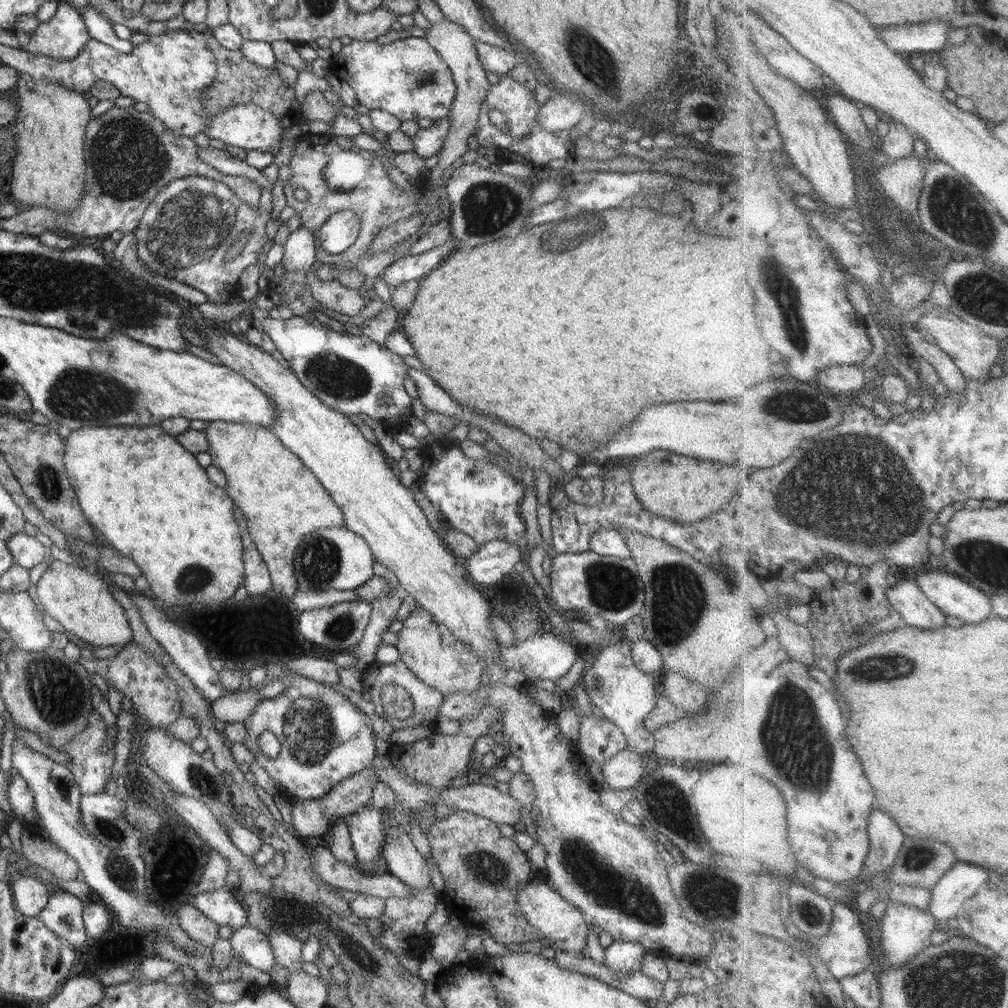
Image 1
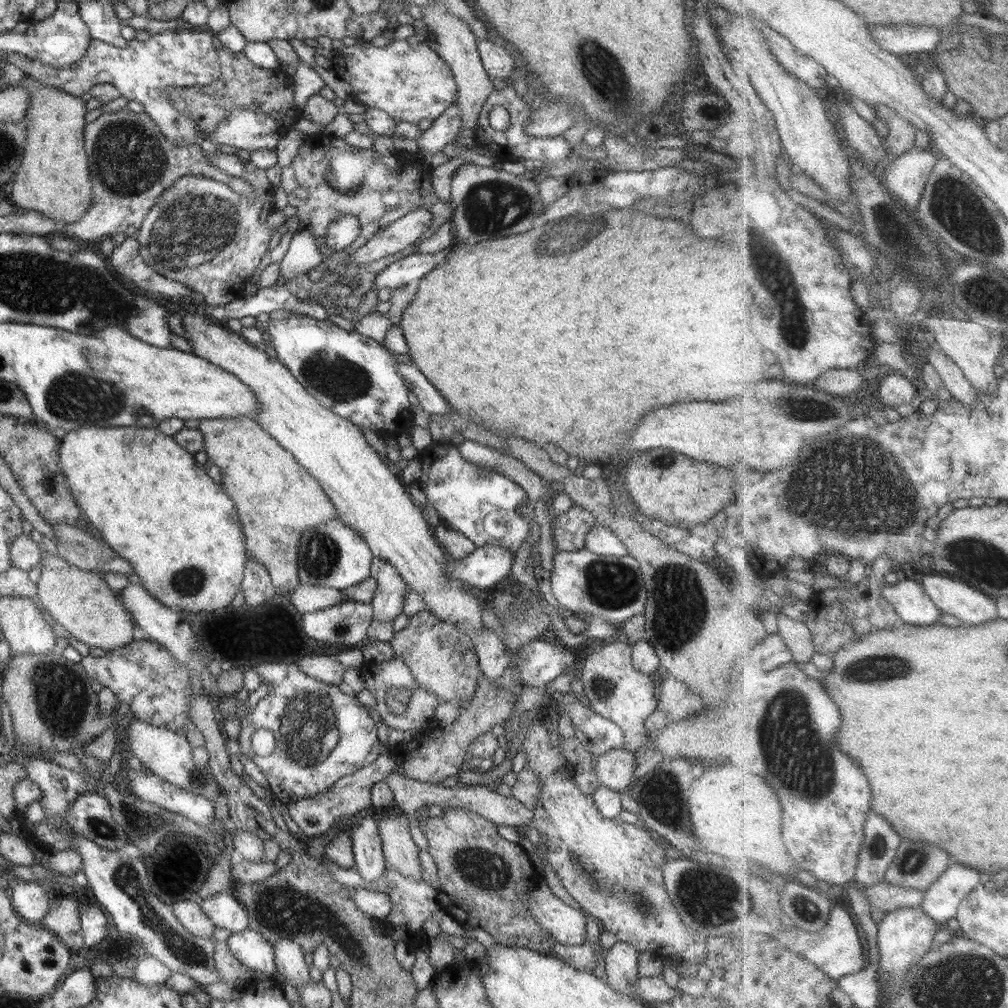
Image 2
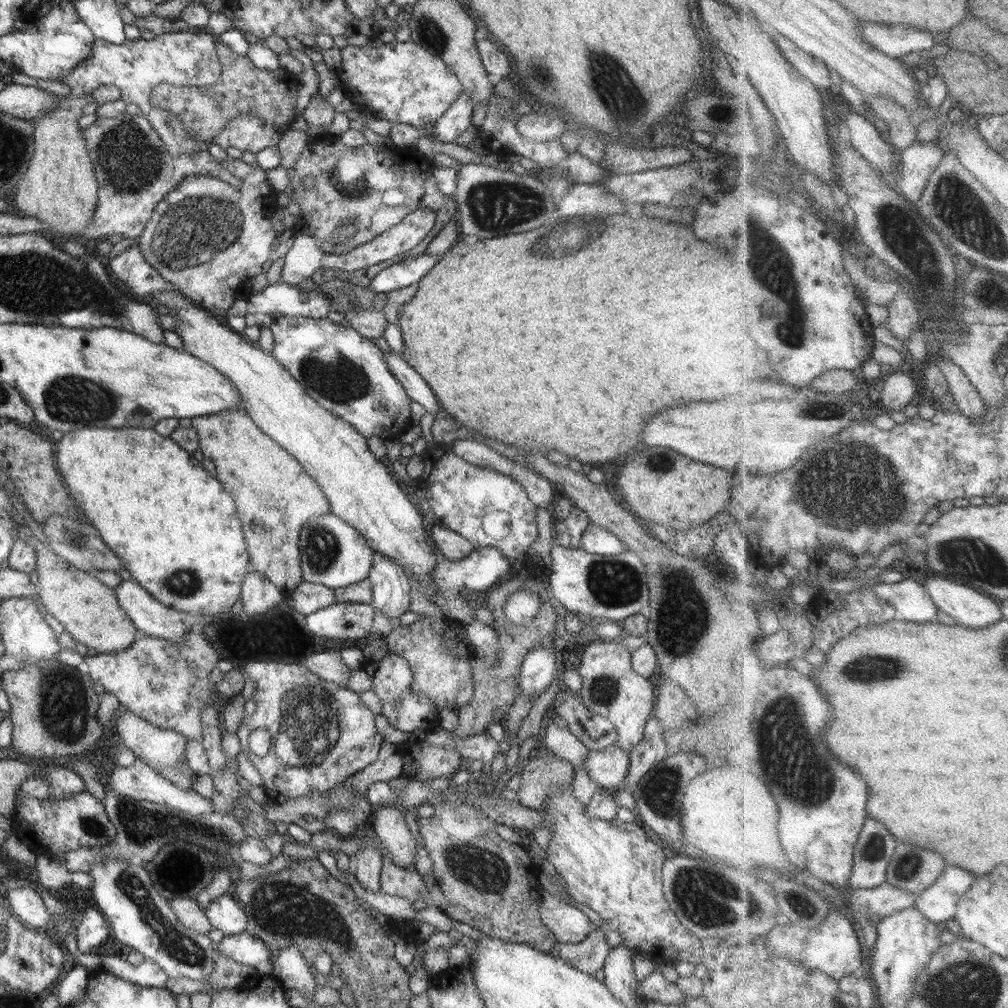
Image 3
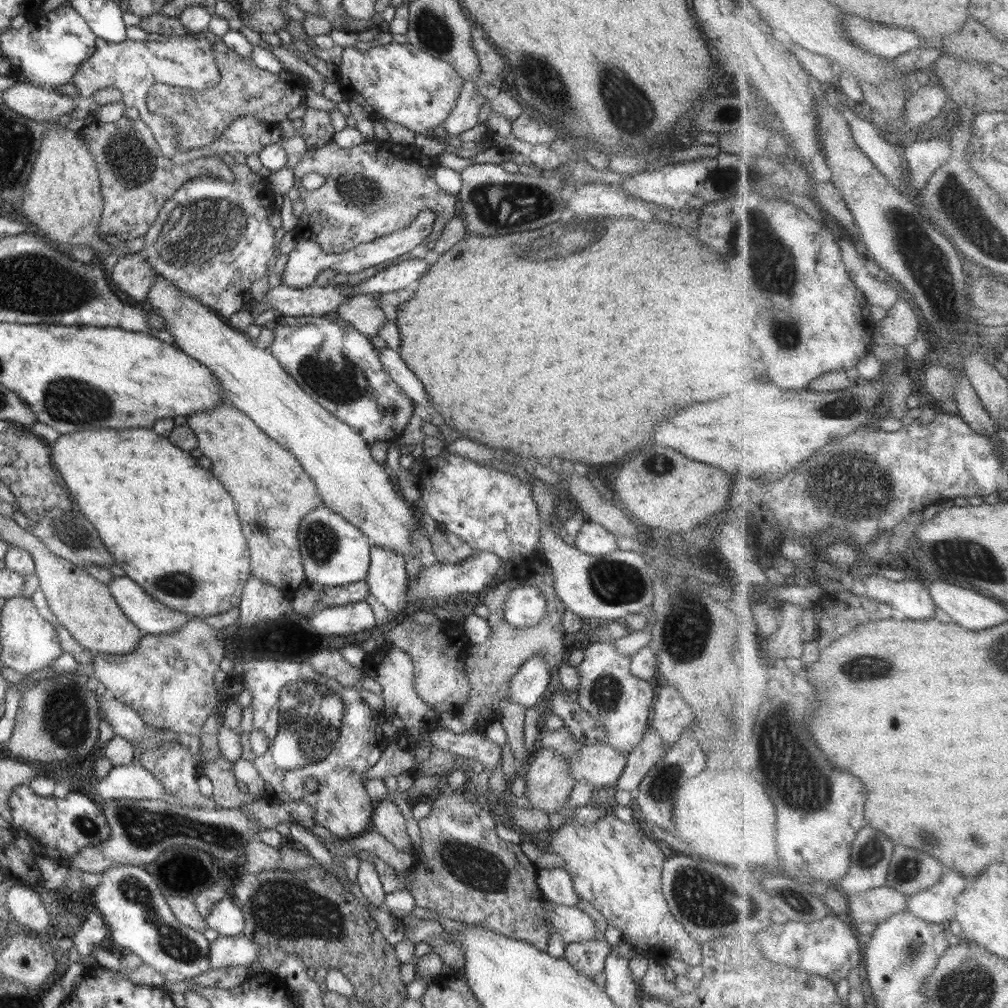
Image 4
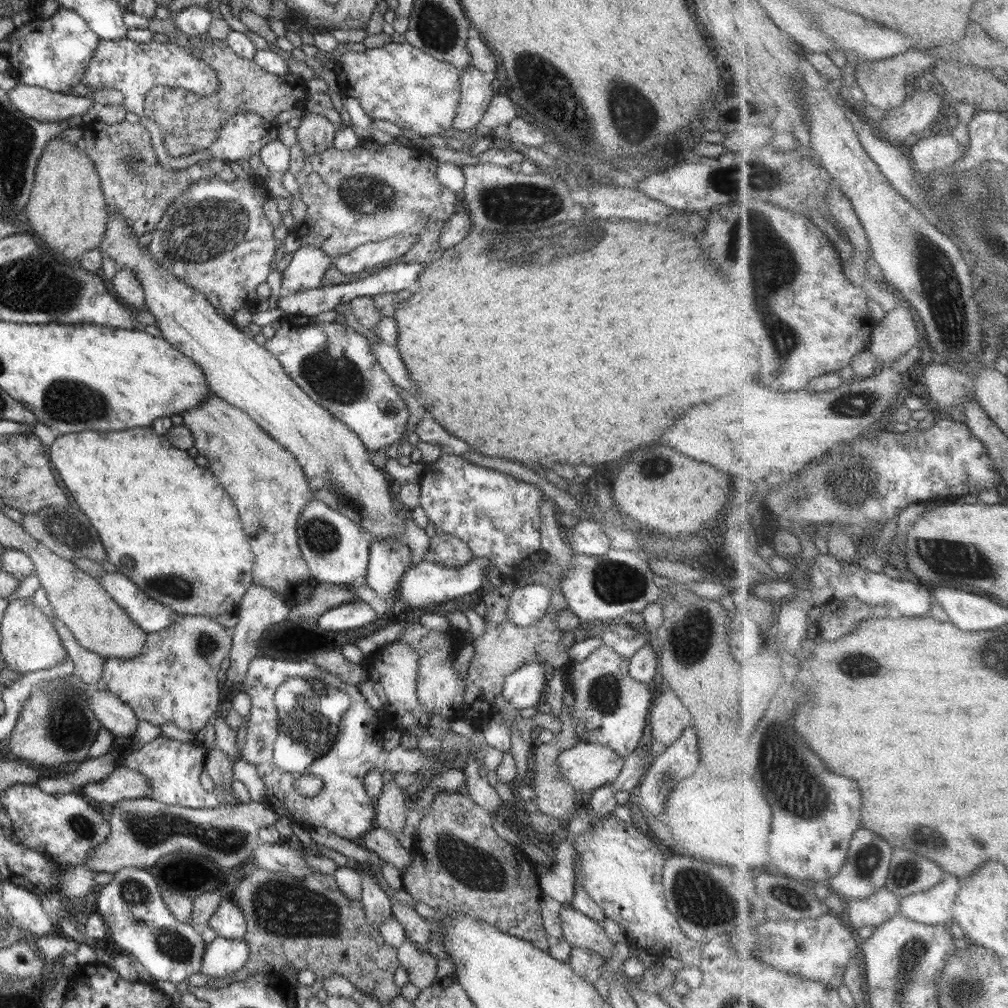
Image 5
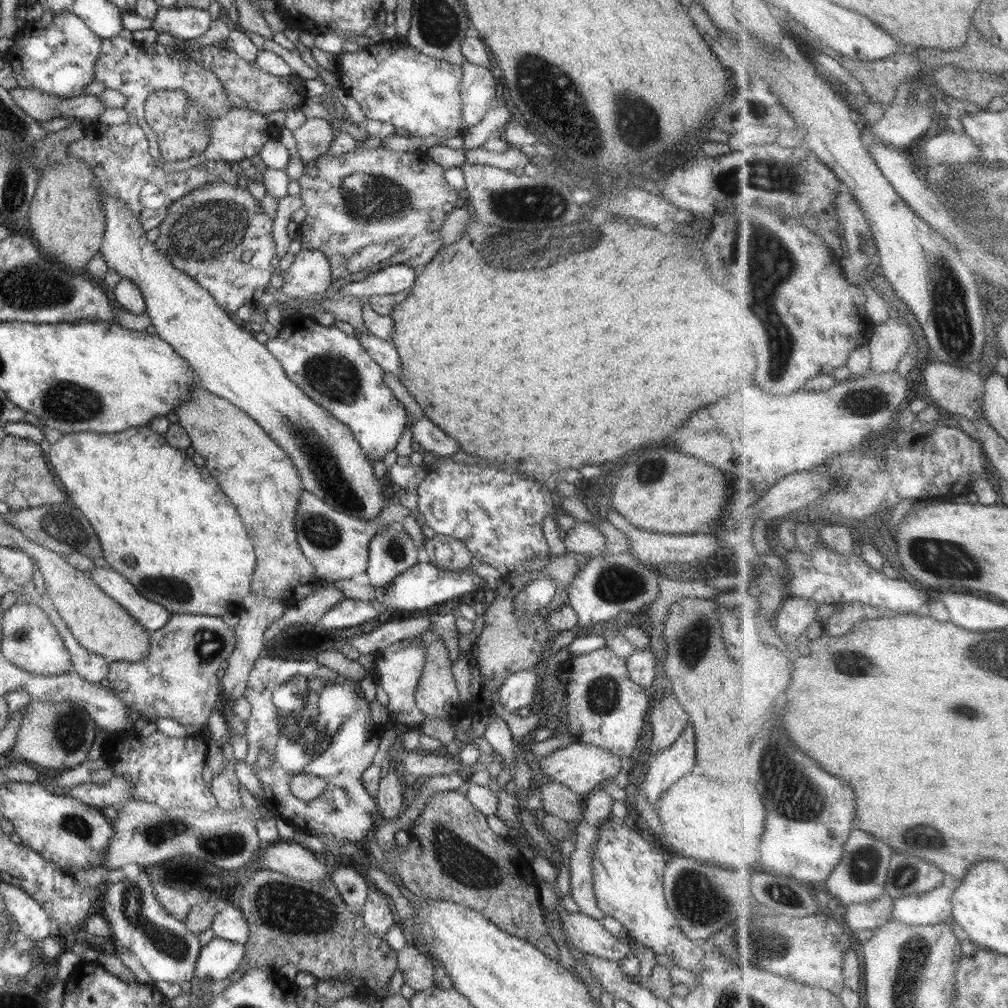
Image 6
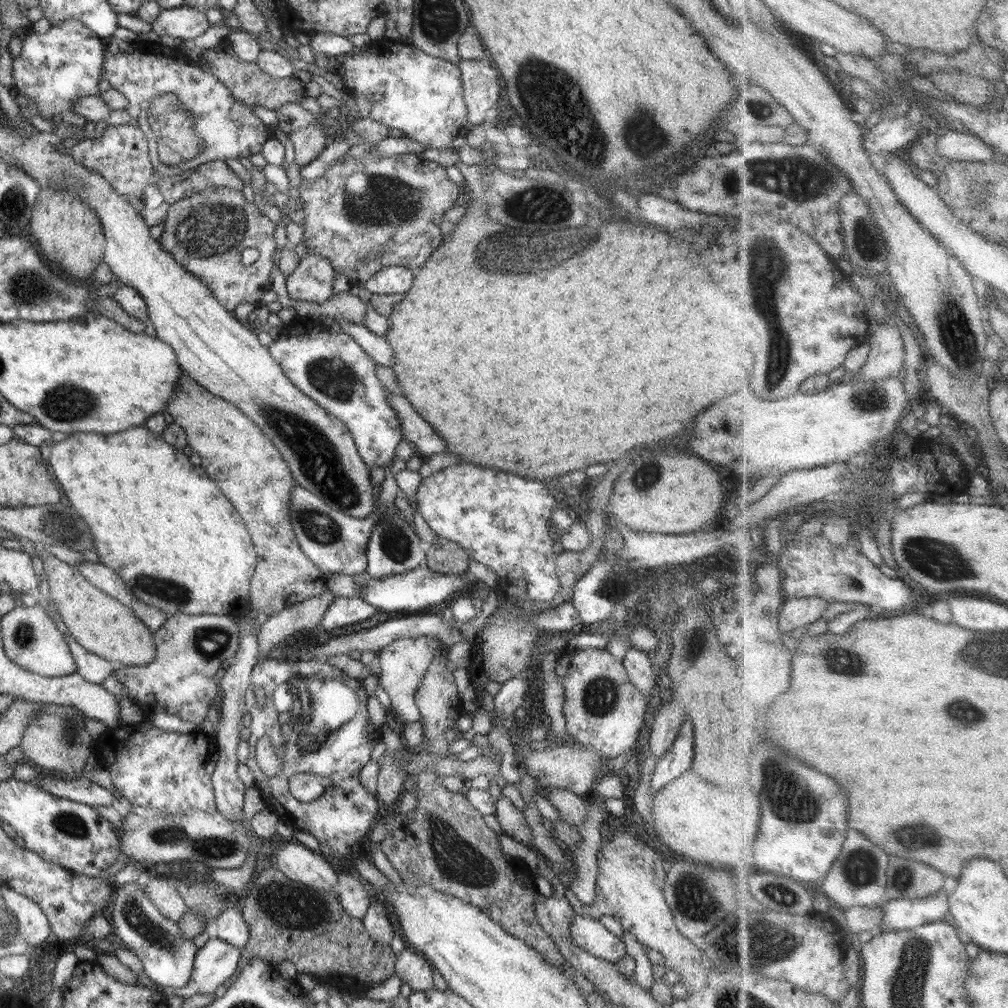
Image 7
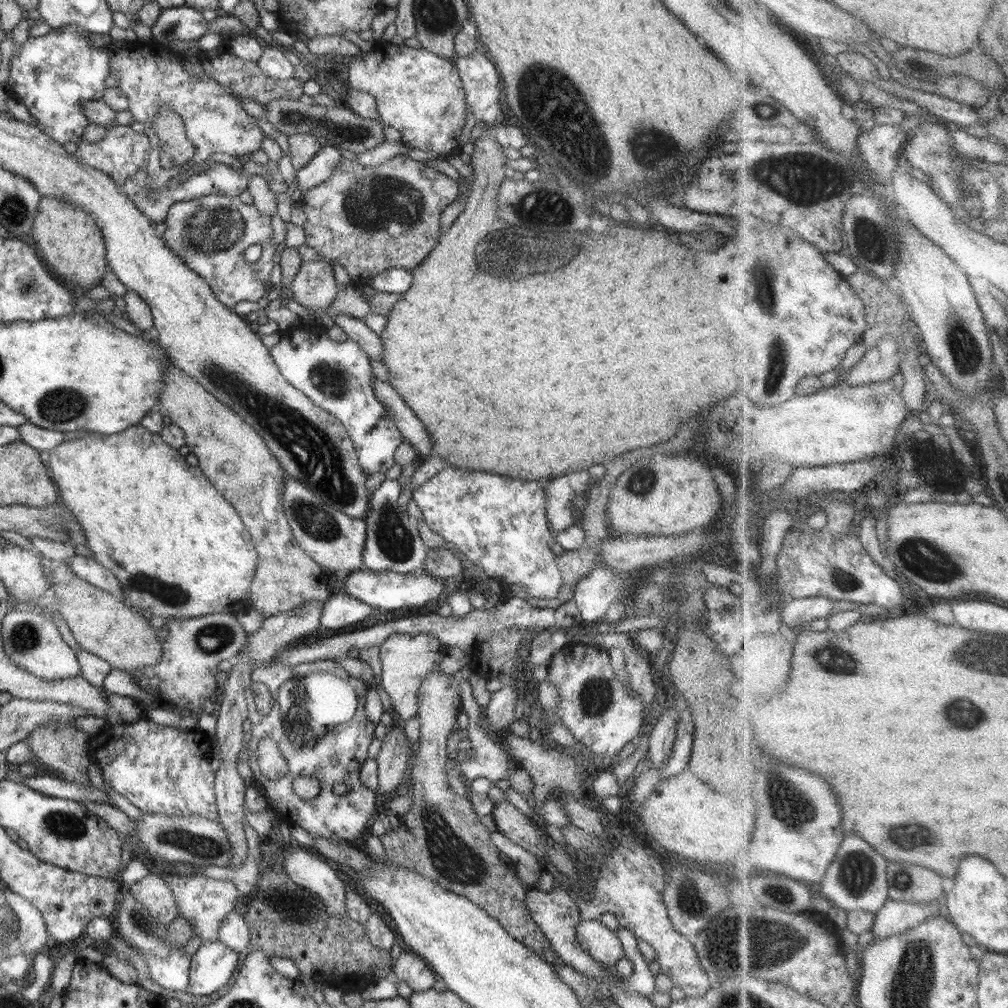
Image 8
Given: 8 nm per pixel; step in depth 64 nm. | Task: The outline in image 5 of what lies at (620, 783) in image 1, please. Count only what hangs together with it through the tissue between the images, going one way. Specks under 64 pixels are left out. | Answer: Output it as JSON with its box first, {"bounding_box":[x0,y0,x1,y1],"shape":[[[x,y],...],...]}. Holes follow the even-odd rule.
{"bounding_box":[556,740,625,794],"shape":[[[580,740],[573,747],[562,749],[556,764],[575,790],[591,794],[618,778],[625,759],[608,746]]]}

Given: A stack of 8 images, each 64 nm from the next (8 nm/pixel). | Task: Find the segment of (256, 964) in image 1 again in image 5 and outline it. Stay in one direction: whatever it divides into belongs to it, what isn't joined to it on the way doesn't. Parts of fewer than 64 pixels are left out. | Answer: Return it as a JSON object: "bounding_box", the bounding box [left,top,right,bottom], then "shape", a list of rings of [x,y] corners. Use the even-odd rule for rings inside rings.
{"bounding_box":[199,937,250,978],"shape":[[[217,937],[207,944],[199,972],[208,978],[221,978],[242,968],[249,956],[250,946],[246,940]]]}

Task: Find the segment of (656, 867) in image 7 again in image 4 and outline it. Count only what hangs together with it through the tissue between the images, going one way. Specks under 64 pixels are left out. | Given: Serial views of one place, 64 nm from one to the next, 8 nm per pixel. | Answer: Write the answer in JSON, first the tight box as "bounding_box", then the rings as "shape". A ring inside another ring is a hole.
{"bounding_box":[538,814,703,967],"shape":[[[613,814],[606,815],[588,826],[574,825],[572,821],[571,817],[550,835],[548,849],[542,854],[544,862],[538,864],[538,869],[542,866],[542,869],[566,870],[572,876],[572,884],[579,898],[592,903],[605,916],[608,925],[619,928],[623,934],[623,941],[639,954],[650,955],[660,961],[676,958],[686,962],[690,967],[700,965],[703,958],[702,944],[694,941],[679,920],[675,919],[663,895],[661,873],[667,858],[656,841],[652,842],[634,822],[622,822]]]}

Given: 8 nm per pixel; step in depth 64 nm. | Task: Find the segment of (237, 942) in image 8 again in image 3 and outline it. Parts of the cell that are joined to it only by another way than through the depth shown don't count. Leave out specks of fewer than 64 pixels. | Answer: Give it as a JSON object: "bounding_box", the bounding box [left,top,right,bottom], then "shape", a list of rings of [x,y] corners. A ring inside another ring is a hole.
{"bounding_box":[203,895,247,936],"shape":[[[232,895],[221,896],[203,908],[213,928],[222,930],[225,936],[246,931],[247,914]]]}

